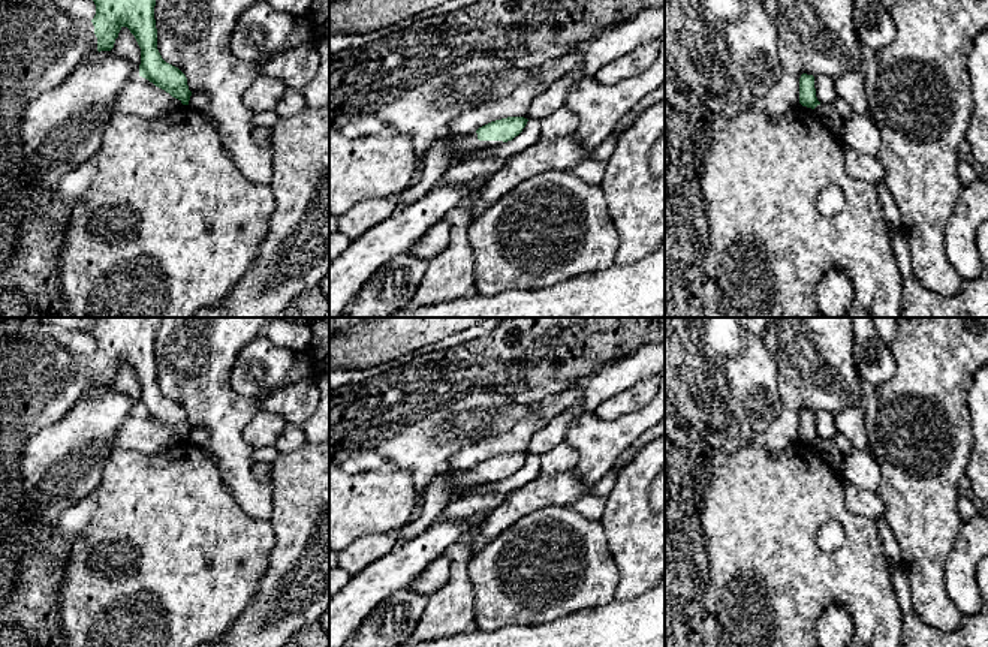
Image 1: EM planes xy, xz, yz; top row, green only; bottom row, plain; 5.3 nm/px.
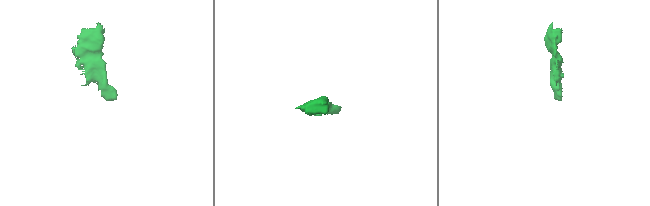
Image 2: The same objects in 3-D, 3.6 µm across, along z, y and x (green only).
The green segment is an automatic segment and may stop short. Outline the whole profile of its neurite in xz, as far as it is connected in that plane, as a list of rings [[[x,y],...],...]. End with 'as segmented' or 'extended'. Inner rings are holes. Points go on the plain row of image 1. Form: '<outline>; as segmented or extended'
[[[507,452],[501,455],[491,457],[476,467],[473,467],[466,475],[466,482],[470,485],[478,485],[484,482],[498,482],[507,476],[518,472],[527,460],[524,452]]]; extended

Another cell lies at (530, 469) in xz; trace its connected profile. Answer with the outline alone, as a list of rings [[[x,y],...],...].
[[[530,455],[527,457],[522,467],[515,472],[512,476],[504,478],[498,482],[484,482],[478,484],[464,494],[458,494],[455,499],[470,497],[475,494],[490,494],[490,493],[513,493],[522,488],[530,481],[536,479],[540,475],[540,458]]]

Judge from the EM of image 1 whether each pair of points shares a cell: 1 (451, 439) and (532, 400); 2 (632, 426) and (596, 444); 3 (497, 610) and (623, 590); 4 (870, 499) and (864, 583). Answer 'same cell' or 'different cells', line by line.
1: same cell
2: same cell
3: different cells
4: different cells

